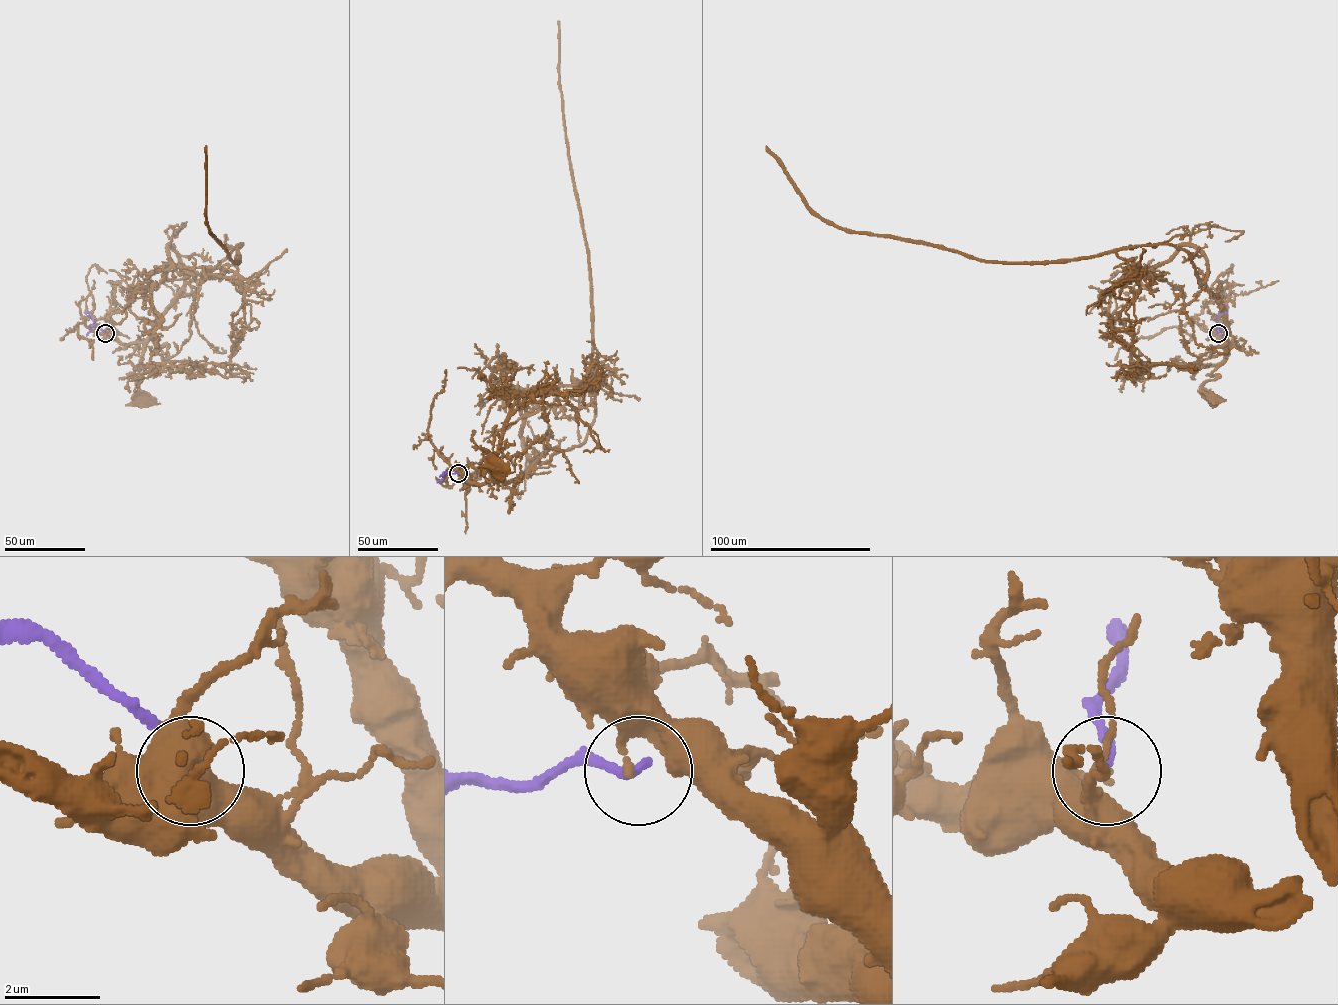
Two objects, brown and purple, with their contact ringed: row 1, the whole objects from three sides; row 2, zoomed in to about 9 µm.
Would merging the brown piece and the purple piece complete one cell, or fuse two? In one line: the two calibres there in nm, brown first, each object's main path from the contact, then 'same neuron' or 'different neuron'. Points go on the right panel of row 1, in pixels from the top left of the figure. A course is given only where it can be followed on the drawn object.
220/240 nm | brown via (1218, 332), (1229, 344), (1225, 343), (1224, 360), (1212, 372), (1216, 378), (1202, 386), (1217, 398) | purple via (1218, 332), (1217, 317), (1225, 312) | different neuron

